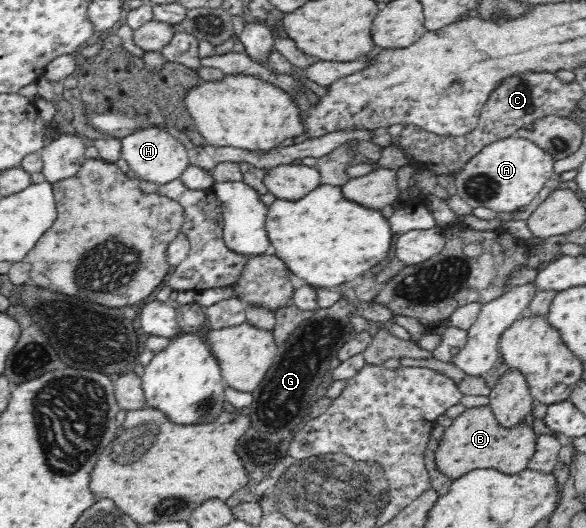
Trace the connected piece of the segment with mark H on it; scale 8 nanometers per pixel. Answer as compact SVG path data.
M137 129L137 131L120 139L121 155L130 167L130 173L138 180L153 181L157 185L165 185L180 179L189 166L189 156L181 141L161 129Z

